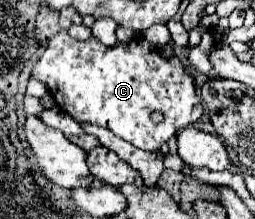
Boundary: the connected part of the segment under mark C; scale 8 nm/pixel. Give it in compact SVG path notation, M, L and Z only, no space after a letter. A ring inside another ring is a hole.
M61 30L49 40L31 78L43 82L57 106L77 122L109 128L115 136L149 152L159 150L173 134L197 122L203 114L195 80L185 64L177 56L163 58L143 38L105 46L95 36L75 40L67 30ZM155 110L161 110L165 116L161 124L151 120L151 112Z

